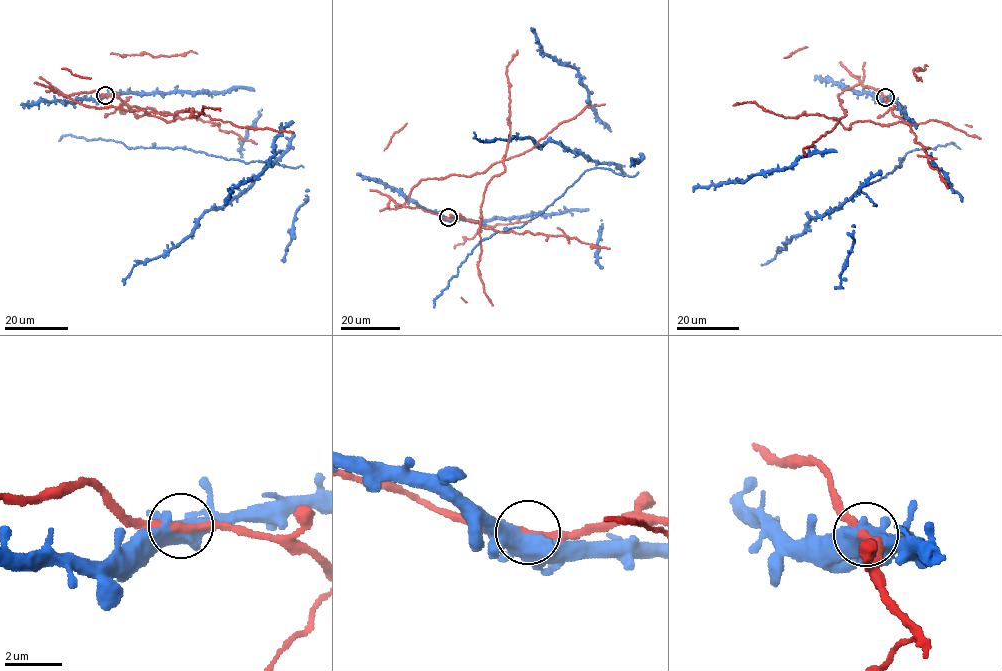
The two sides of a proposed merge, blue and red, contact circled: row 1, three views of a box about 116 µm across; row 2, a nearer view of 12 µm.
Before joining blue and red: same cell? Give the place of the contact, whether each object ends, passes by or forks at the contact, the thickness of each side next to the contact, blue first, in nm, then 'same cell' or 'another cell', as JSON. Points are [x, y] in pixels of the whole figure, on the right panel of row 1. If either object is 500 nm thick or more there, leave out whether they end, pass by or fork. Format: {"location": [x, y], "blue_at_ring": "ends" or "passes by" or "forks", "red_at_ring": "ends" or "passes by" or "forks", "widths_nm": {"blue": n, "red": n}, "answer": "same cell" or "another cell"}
{"location": [885, 97], "blue_at_ring": "forks", "red_at_ring": "passes by", "widths_nm": {"blue": 480, "red": 240}, "answer": "another cell"}

